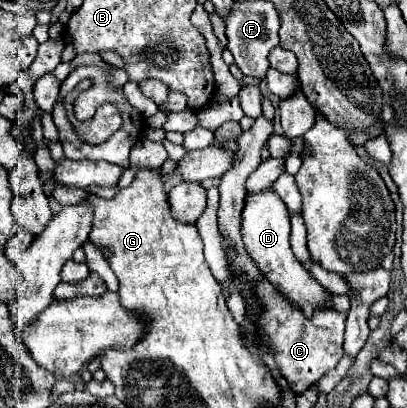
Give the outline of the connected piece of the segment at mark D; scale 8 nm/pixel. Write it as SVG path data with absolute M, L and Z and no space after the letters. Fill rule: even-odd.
M273 187L265 189L265 193L251 193L245 199L245 207L241 213L241 237L247 253L257 263L259 271L285 295L289 301L301 305L305 317L311 317L317 307L327 307L329 293L303 269L303 265L295 259L289 245L289 213L281 197L273 193Z

